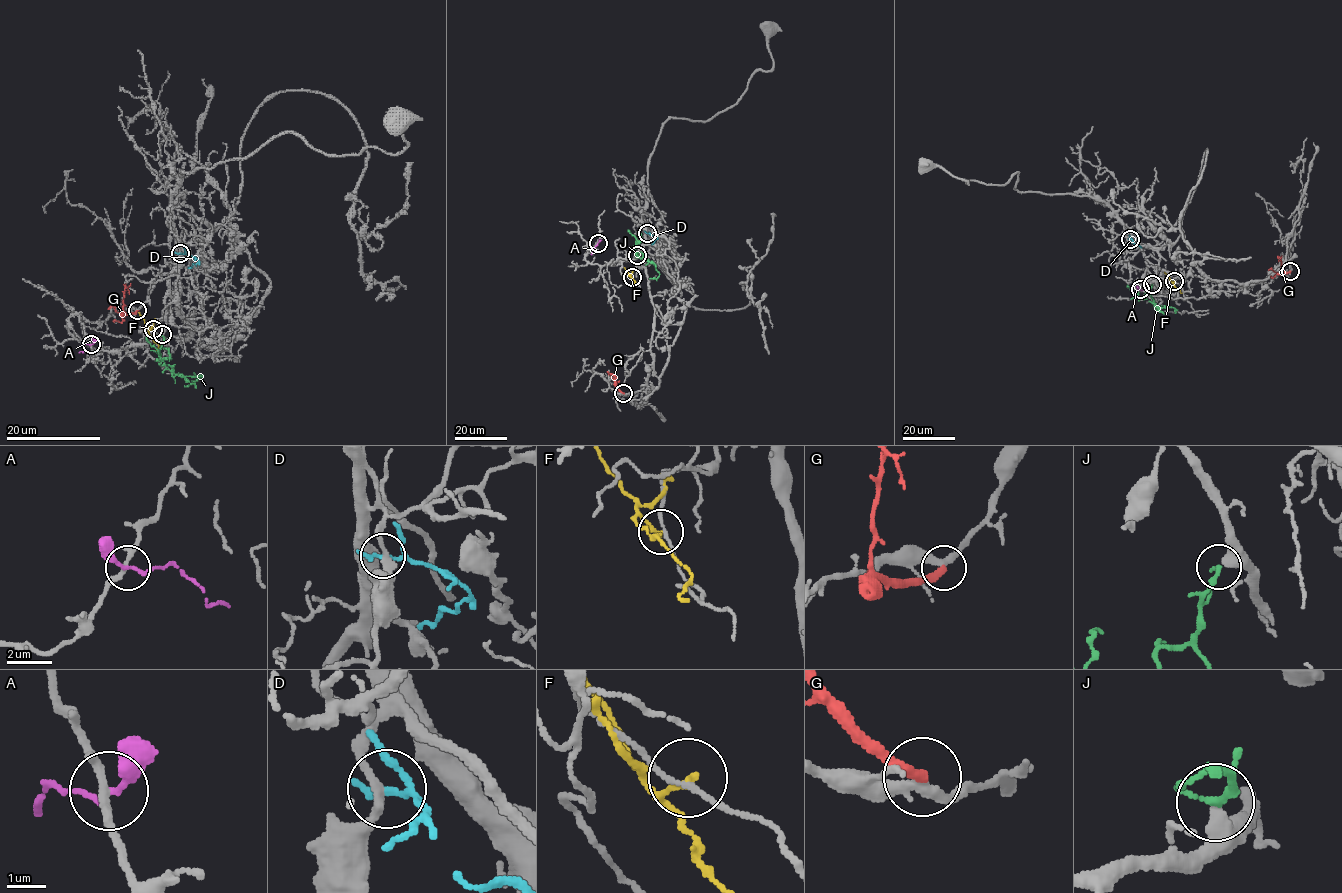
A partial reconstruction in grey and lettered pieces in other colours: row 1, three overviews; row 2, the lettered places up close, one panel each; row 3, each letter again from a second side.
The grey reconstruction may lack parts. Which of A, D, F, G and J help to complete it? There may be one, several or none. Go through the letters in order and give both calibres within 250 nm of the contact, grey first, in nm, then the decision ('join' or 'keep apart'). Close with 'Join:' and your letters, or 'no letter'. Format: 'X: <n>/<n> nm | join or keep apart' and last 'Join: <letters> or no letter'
A: 200/140 nm | keep apart
D: 260/150 nm | keep apart
F: 120/170 nm | keep apart
G: 280/320 nm | keep apart
J: 400/200 nm | join
Join: J

